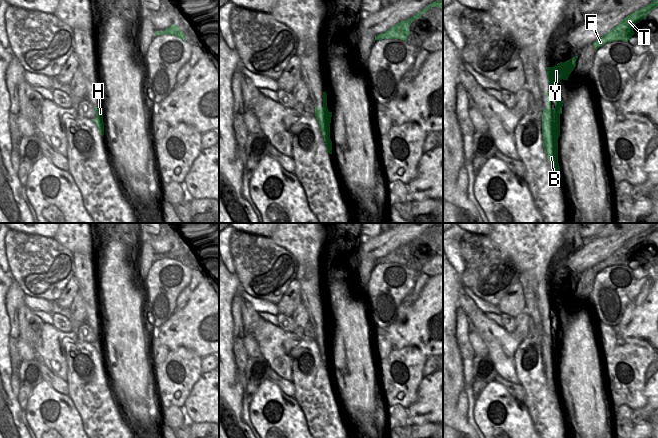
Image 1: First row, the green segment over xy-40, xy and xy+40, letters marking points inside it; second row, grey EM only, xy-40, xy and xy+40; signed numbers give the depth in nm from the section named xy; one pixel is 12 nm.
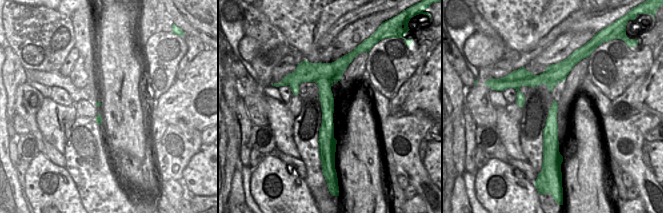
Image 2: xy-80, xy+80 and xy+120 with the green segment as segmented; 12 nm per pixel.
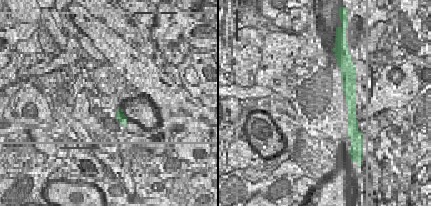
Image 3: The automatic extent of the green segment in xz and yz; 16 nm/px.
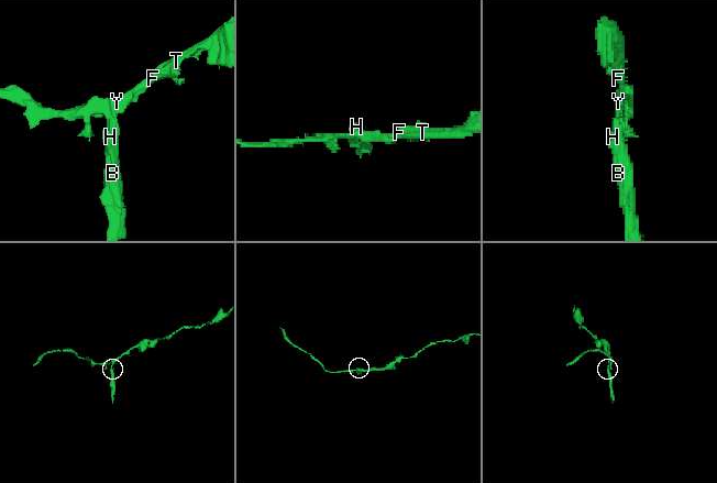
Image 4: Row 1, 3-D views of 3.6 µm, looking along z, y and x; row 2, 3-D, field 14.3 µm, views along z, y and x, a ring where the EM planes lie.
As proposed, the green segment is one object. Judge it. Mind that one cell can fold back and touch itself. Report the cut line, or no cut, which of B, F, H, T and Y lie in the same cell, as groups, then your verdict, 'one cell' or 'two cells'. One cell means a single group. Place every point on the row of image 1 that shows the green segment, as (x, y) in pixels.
xy+40 (559, 113), (555, 124), (542, 132) | B / F H T Y | two cells

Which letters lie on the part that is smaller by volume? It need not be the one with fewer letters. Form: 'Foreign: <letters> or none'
Foreign: B

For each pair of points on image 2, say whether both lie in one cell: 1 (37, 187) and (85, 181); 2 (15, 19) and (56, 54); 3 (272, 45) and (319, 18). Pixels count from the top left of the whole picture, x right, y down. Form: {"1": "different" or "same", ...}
{"1": "different", "2": "same", "3": "different"}

